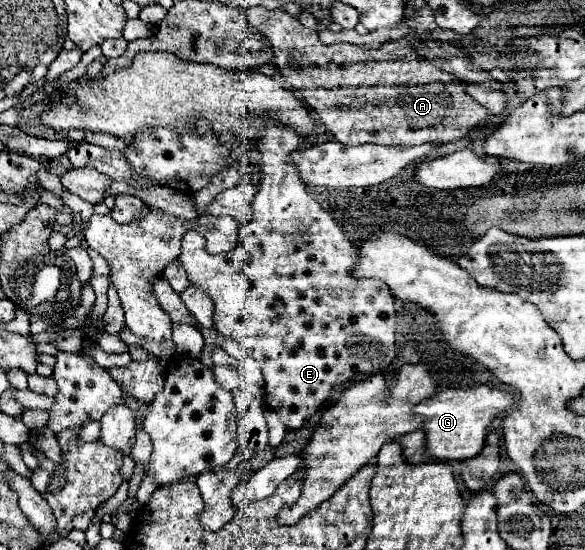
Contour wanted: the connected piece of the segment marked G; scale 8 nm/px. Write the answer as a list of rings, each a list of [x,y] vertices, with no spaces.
[[[474,385],[464,389],[442,389],[430,399],[422,401],[414,407],[414,411],[426,417],[424,431],[428,433],[428,455],[436,459],[470,459],[480,453],[486,443],[488,425],[506,413],[508,405],[514,403],[514,395],[510,391],[492,389],[488,385]]]

